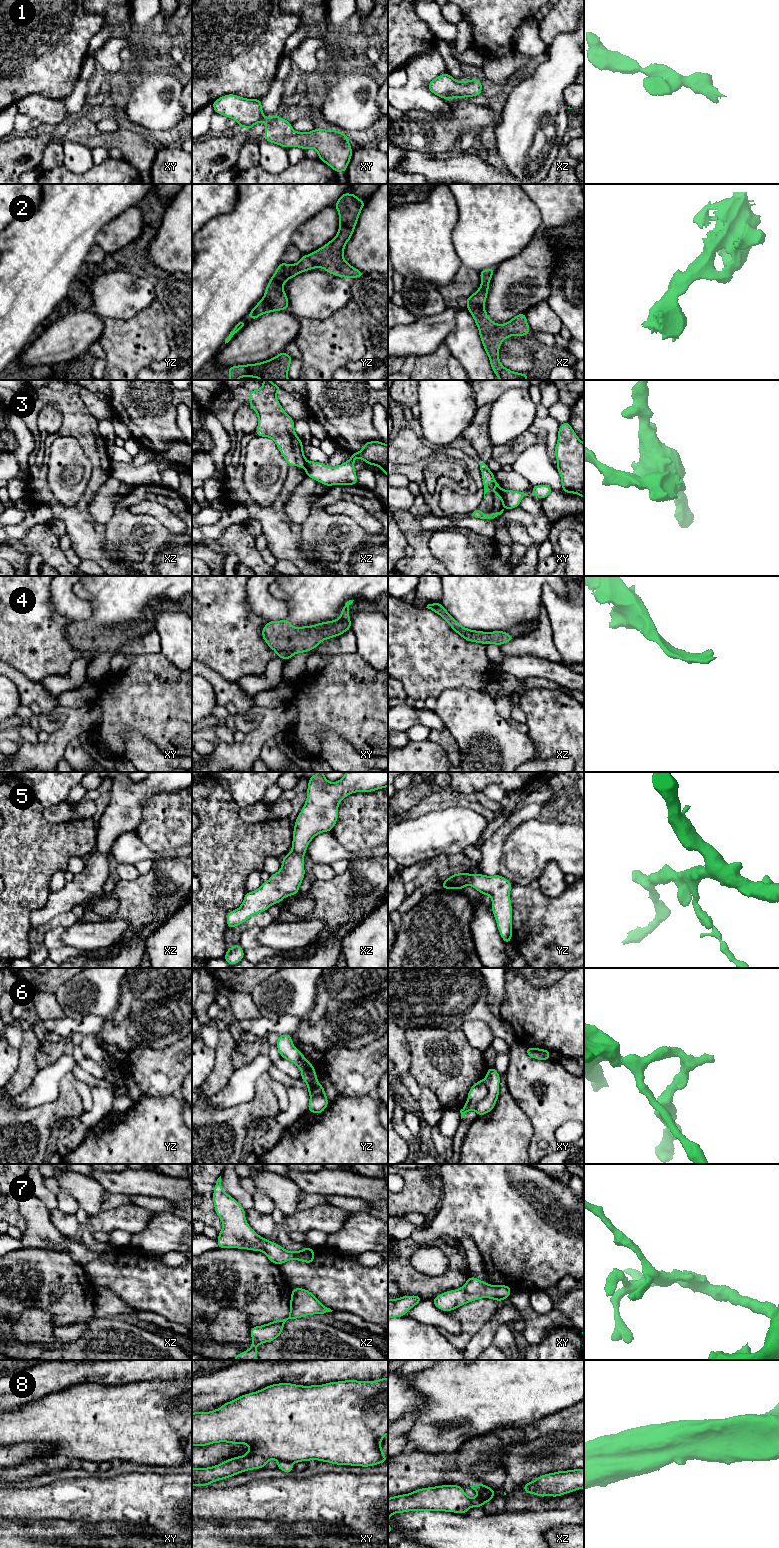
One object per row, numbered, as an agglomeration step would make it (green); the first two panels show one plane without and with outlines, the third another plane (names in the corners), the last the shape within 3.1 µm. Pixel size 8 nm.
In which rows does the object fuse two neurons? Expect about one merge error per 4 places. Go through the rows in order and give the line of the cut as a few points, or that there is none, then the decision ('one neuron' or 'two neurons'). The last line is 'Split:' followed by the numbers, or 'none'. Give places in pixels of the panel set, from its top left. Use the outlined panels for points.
1: no cut | one neuron
2: no cut | one neuron
3: xy (504, 490), (502, 504) | two neurons
4: no cut | one neuron
5: no cut | one neuron
6: xy (485, 1079), (486, 1095), (474, 1109) | two neurons
7: no cut | one neuron
8: xy (277, 1460), (286, 1460), (292, 1463) | two neurons
Split: 3, 6, 8

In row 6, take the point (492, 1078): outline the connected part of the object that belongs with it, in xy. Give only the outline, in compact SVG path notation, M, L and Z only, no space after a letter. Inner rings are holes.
M494 1067L487 1069L486 1074L487 1095L478 1103L475 1108L478 1116L485 1115L492 1111L499 1097L500 1075Z

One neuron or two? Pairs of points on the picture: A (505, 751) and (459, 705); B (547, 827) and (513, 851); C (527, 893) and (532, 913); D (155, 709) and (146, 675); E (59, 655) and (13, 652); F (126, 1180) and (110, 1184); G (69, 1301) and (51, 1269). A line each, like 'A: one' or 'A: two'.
A: one
B: one
C: one
D: one
E: one
F: one
G: one

